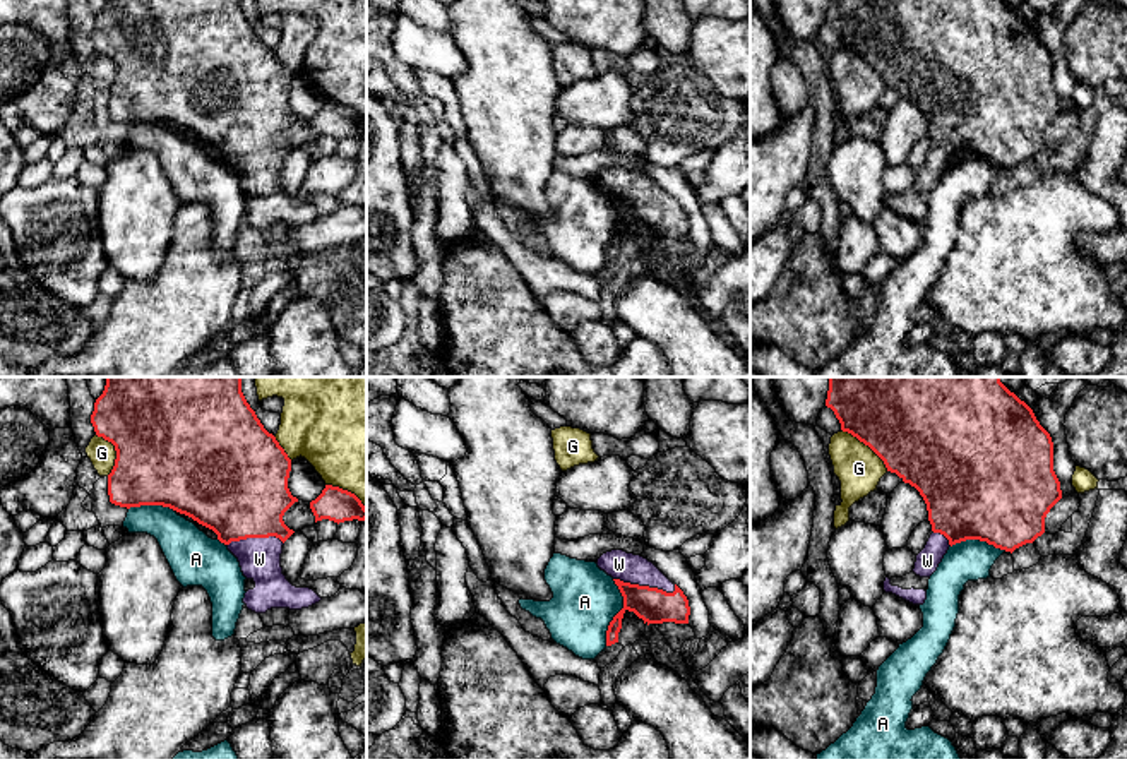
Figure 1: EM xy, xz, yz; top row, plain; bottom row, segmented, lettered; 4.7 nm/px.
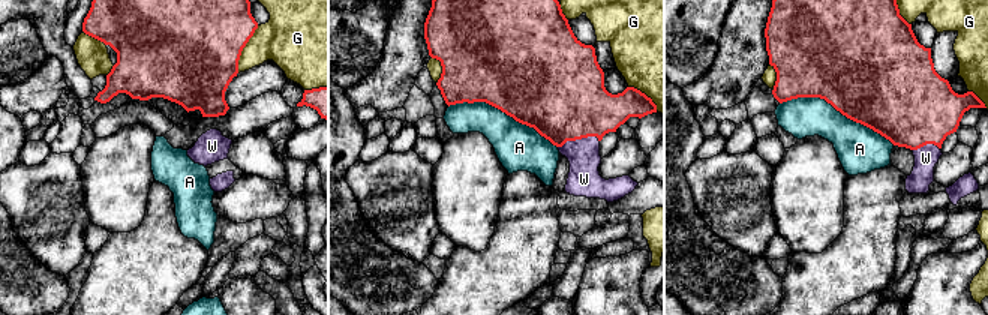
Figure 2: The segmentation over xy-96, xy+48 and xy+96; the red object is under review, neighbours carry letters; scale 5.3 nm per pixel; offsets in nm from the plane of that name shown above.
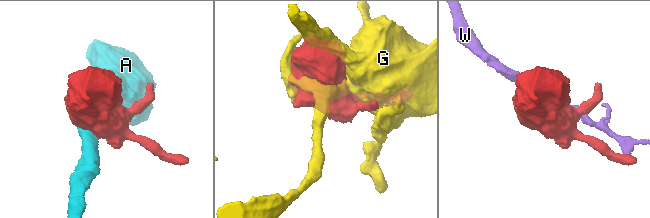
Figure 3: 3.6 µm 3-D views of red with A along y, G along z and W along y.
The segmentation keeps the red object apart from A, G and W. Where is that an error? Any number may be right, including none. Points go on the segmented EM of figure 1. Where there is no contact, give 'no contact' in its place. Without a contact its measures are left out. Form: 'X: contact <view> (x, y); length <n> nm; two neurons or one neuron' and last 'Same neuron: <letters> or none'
A: contact xz (619, 612); length 320 nm; two neurons
G: contact yz (867, 444); length 300 nm; two neurons
W: contact xz (644, 586); length 300 nm; one neuron
Same neuron: W

